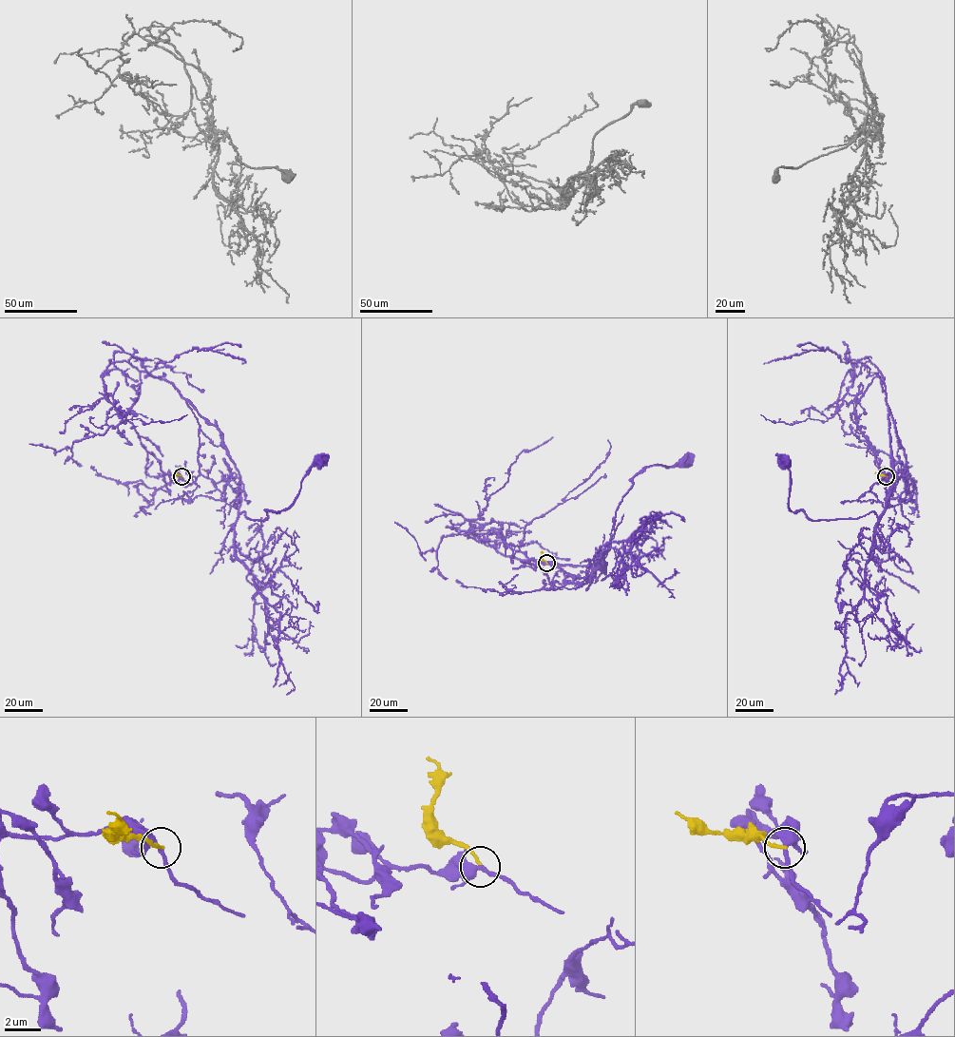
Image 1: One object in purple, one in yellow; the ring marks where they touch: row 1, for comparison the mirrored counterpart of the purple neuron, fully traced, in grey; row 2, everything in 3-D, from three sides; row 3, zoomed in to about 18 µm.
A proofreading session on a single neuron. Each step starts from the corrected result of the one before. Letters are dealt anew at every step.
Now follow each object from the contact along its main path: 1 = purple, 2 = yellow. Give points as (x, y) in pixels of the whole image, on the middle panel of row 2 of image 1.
1: (546, 563), (533, 565), (491, 532), (503, 537), (506, 556), (605, 573), (615, 511), (633, 478), (685, 462)
2: (546, 563), (541, 551)

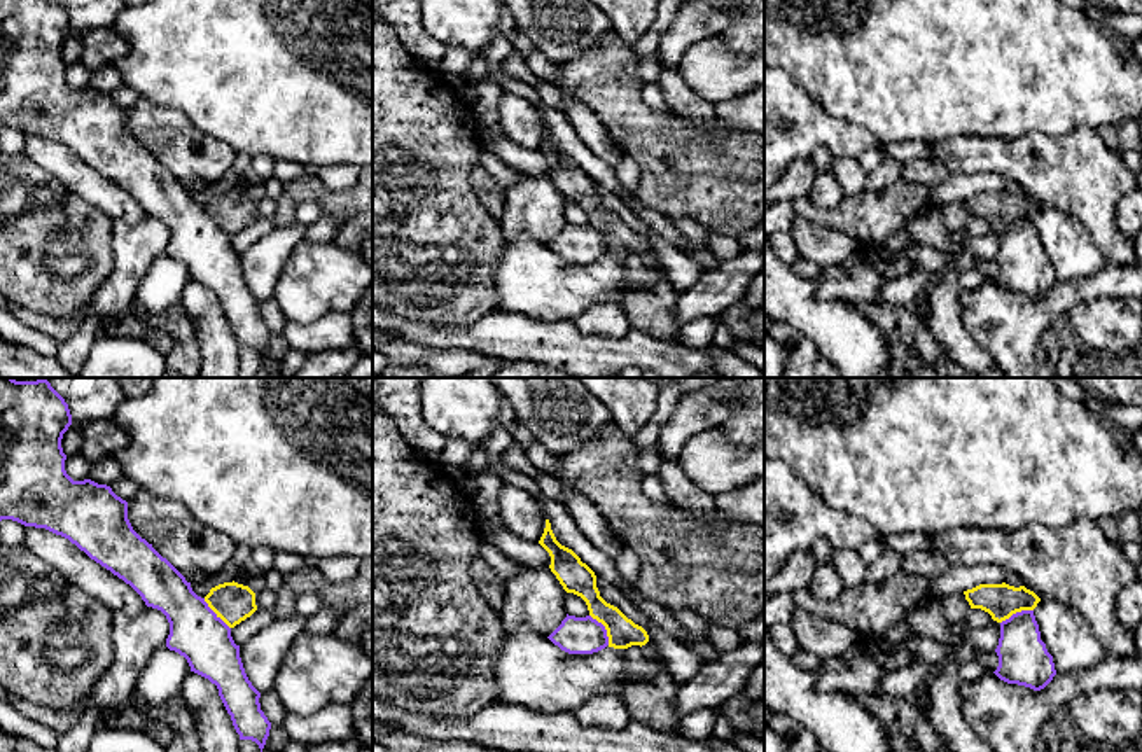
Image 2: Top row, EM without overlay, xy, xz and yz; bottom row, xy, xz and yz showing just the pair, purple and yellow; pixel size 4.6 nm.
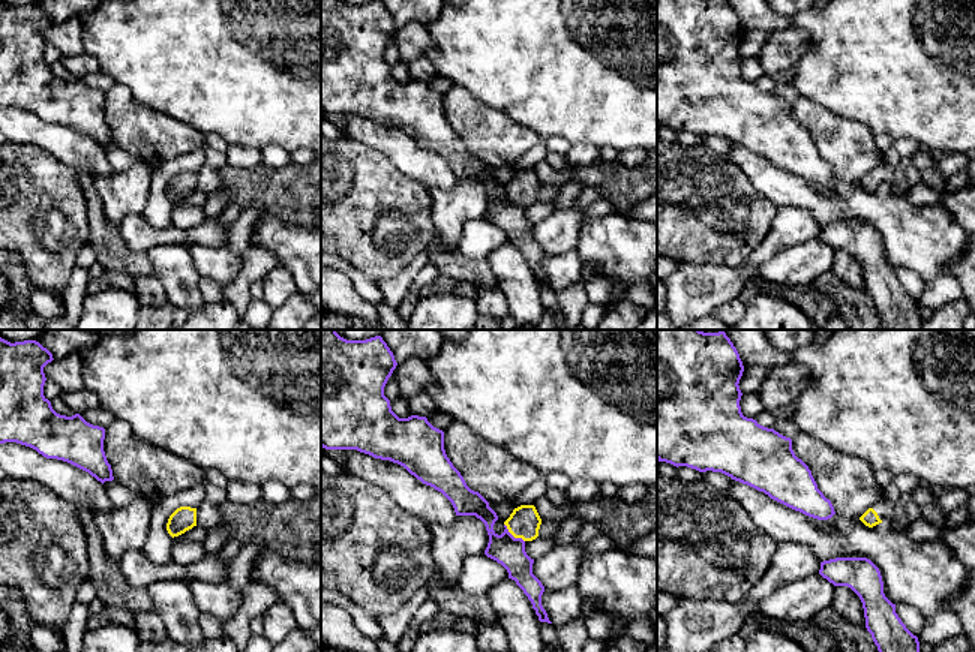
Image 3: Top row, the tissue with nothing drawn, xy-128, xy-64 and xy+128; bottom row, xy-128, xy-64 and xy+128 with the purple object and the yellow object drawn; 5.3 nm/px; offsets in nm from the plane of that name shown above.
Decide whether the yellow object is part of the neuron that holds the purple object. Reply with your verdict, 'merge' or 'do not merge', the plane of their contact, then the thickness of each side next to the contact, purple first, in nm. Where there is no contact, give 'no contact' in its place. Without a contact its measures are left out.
do not merge | xz | 180/140 nm

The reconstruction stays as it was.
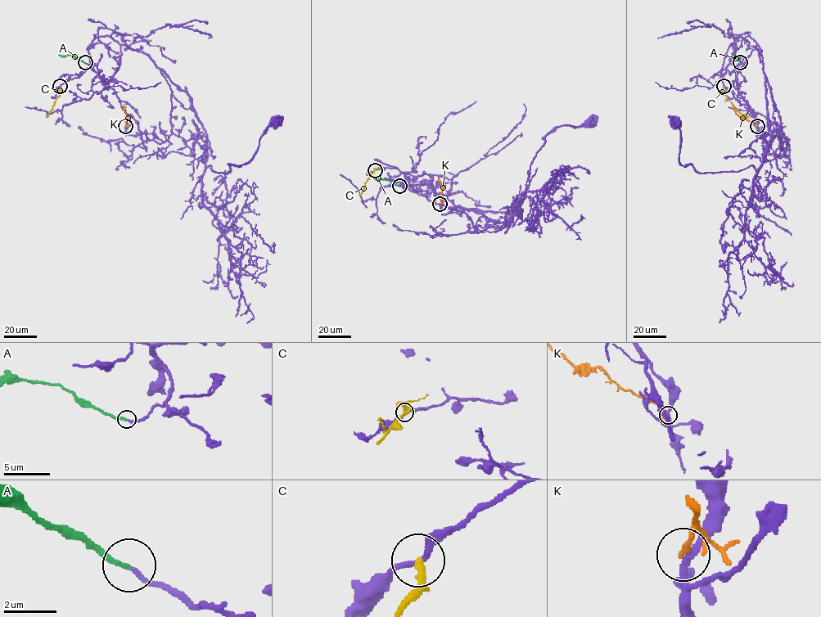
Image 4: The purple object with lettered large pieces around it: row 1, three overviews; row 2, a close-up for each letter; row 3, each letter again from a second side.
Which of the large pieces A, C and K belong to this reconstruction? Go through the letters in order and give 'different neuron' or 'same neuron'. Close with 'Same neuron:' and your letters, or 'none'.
A: same neuron
C: different neuron
K: different neuron
Same neuron: A

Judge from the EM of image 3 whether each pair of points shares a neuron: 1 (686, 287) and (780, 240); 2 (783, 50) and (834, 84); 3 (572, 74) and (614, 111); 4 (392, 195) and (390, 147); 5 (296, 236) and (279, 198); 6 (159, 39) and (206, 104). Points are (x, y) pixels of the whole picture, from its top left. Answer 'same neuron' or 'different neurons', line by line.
1: same neuron
2: different neurons
3: same neuron
4: different neurons
5: different neurons
6: same neuron

